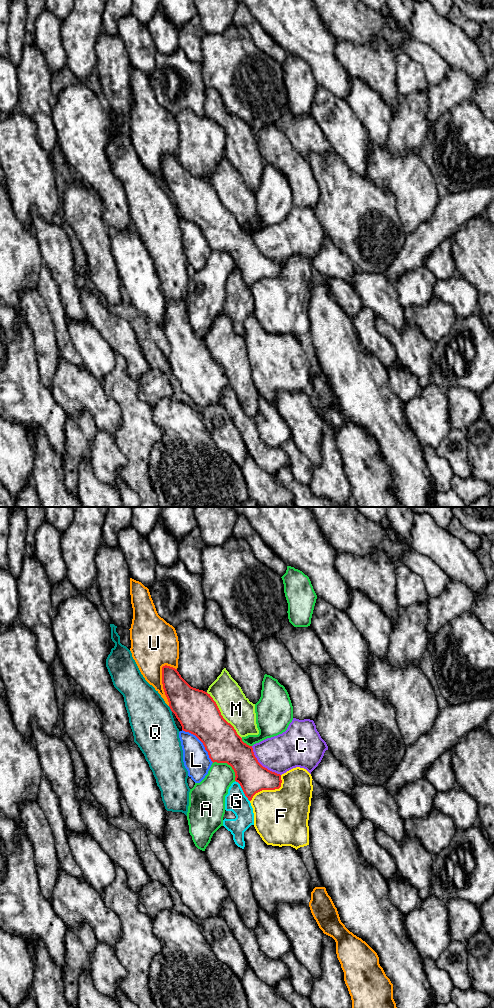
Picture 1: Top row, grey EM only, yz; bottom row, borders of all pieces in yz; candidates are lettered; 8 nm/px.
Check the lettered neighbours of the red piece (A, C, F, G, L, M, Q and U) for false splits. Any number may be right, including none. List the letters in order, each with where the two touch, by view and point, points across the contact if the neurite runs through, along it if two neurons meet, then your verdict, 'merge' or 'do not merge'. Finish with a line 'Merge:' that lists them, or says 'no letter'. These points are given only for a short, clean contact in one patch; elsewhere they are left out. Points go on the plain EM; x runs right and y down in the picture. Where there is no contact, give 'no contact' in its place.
A: contact yz (229, 252); do not merge
C: contact yz (261, 253); do not merge
F: contact yz (269, 277); do not merge
G: contact yz (243, 279); do not merge
L: contact yz (202, 230); do not merge
M: contact yz (221, 203); do not merge
Q: contact yz (170, 196); do not merge
U: contact yz (163, 173); do not merge
Merge: no letter

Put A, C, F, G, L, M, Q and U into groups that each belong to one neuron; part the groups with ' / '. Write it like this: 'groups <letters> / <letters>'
groups A / C / F / G / L / M / Q / U

